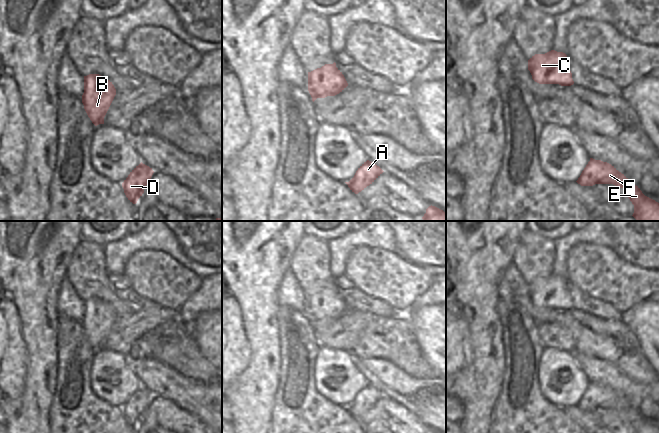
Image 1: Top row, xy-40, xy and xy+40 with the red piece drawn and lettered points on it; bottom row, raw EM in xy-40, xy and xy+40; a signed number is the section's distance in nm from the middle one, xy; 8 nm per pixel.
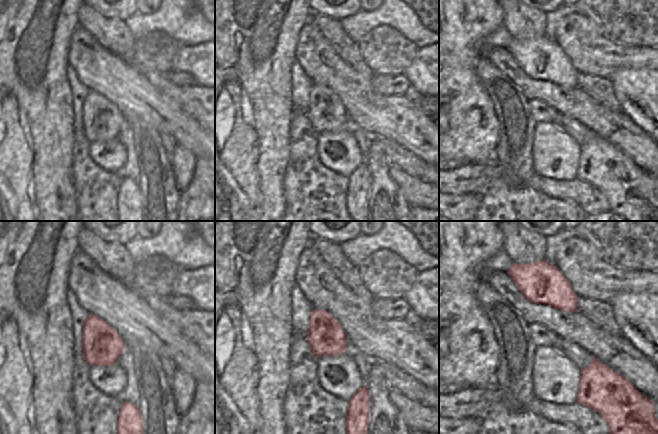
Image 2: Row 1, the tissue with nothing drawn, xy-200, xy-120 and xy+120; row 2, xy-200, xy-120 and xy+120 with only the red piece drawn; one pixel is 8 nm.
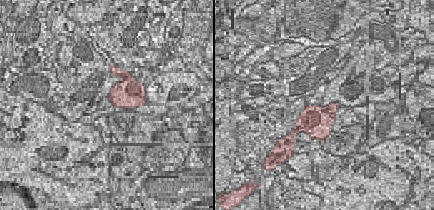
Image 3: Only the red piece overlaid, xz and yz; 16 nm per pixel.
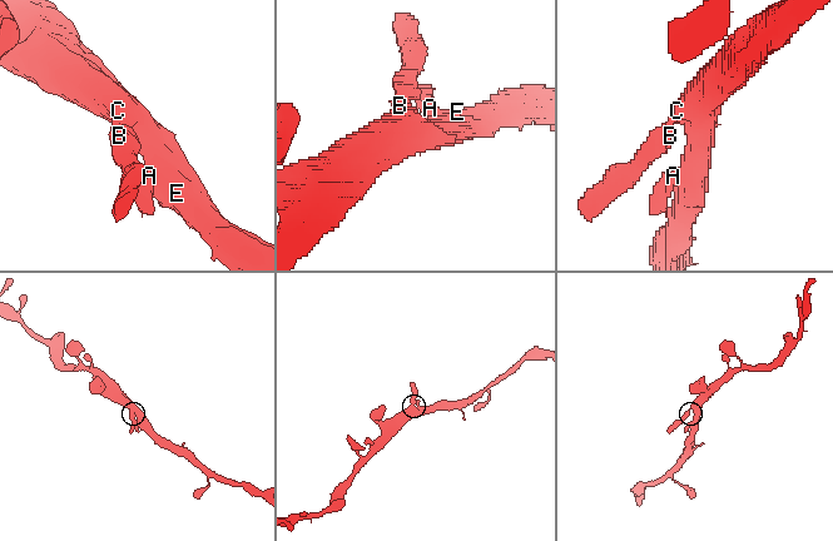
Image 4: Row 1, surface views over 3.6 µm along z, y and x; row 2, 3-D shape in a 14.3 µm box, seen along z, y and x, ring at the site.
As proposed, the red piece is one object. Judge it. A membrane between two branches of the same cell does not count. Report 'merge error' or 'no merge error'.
no merge error

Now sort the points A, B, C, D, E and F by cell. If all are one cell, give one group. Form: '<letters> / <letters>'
A B C D E F

